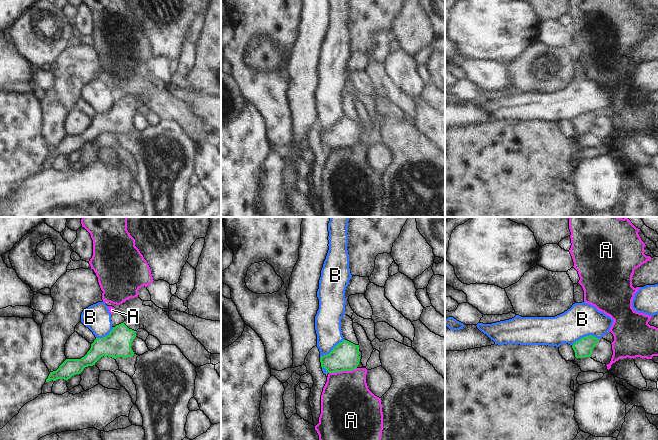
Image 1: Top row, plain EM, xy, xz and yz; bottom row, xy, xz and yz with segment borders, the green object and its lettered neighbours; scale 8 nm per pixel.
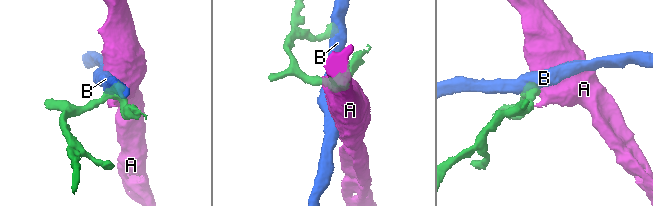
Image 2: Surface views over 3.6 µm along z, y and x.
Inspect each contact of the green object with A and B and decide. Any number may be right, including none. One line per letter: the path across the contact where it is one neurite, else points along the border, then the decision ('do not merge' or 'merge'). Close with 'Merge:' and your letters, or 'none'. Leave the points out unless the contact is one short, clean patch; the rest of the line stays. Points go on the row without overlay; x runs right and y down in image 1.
A: border xz (356, 143), (351, 146), (329, 149); do not merge
B: border yz (598, 114), (586, 111), (572, 121); do not merge
Merge: none

